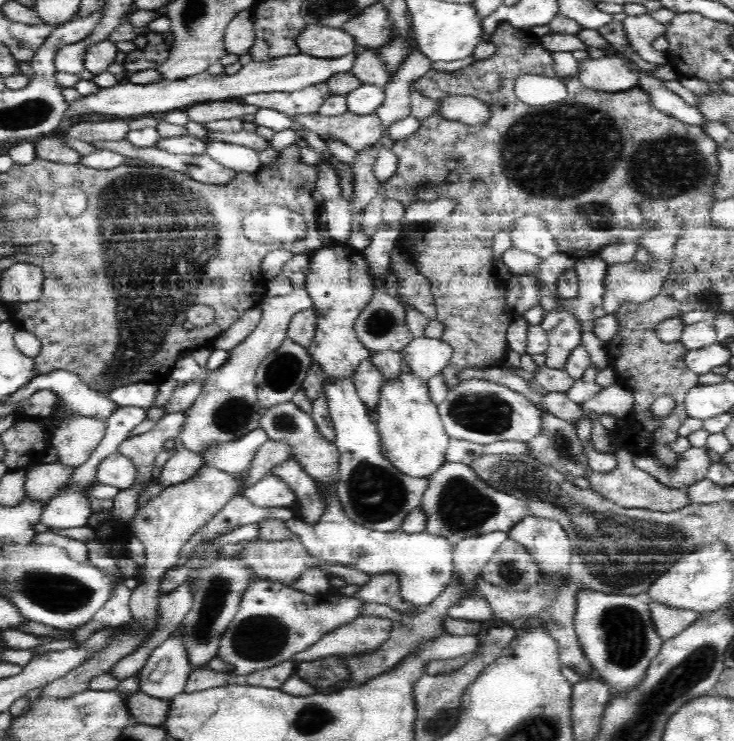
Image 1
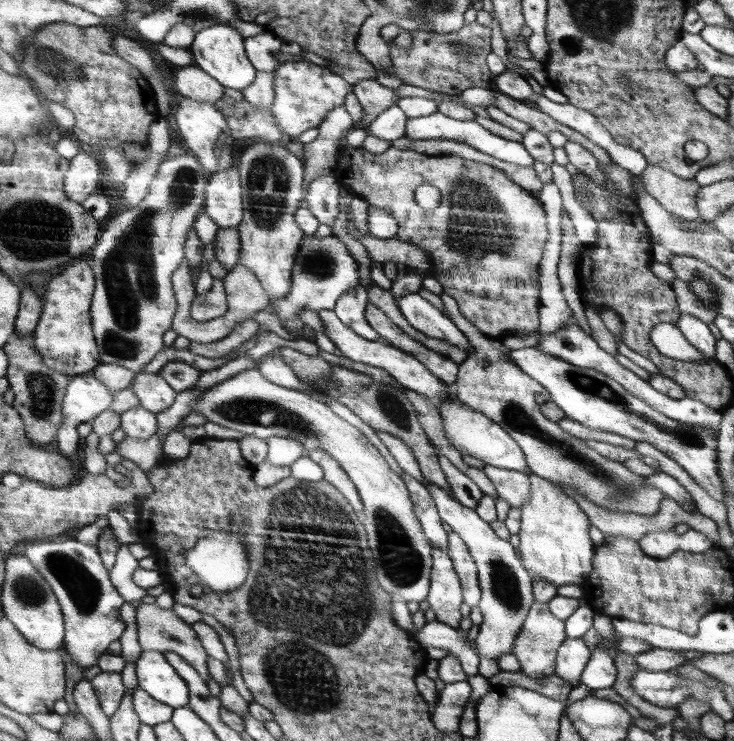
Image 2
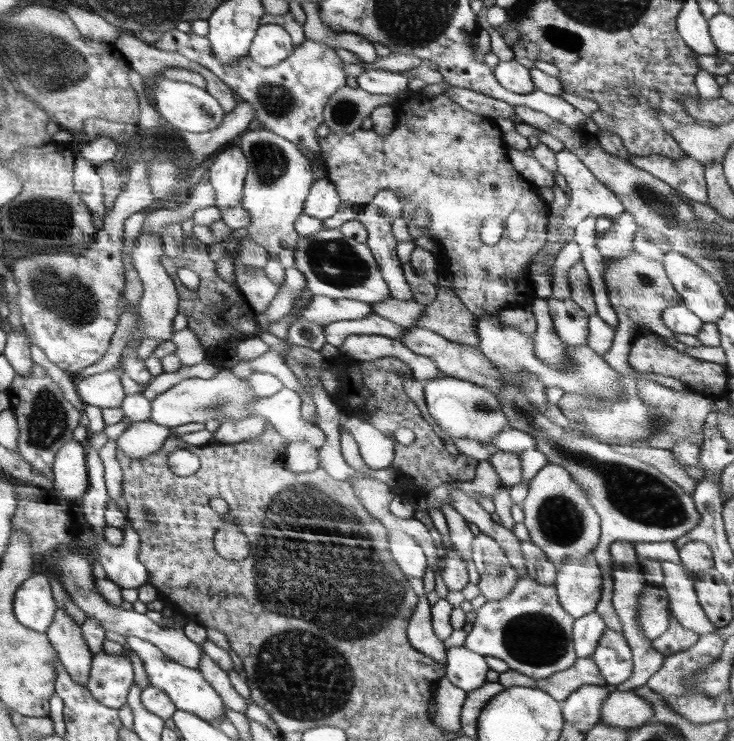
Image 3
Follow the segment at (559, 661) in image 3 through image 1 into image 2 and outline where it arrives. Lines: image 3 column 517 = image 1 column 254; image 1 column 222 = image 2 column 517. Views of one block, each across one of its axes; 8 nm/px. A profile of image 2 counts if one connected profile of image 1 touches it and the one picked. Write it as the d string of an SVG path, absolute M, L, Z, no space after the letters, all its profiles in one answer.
M534 601L514 639L511 653L521 662L520 672L532 678L542 679L555 674L559 647L567 639L565 620L553 615L548 603Z

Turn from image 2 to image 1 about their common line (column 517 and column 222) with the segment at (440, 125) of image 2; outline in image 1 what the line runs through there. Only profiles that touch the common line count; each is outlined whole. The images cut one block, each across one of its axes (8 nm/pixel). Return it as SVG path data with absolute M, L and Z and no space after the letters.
M210 141L206 144L207 154L216 162L232 168L235 172L253 173L260 166L258 151L230 142Z

